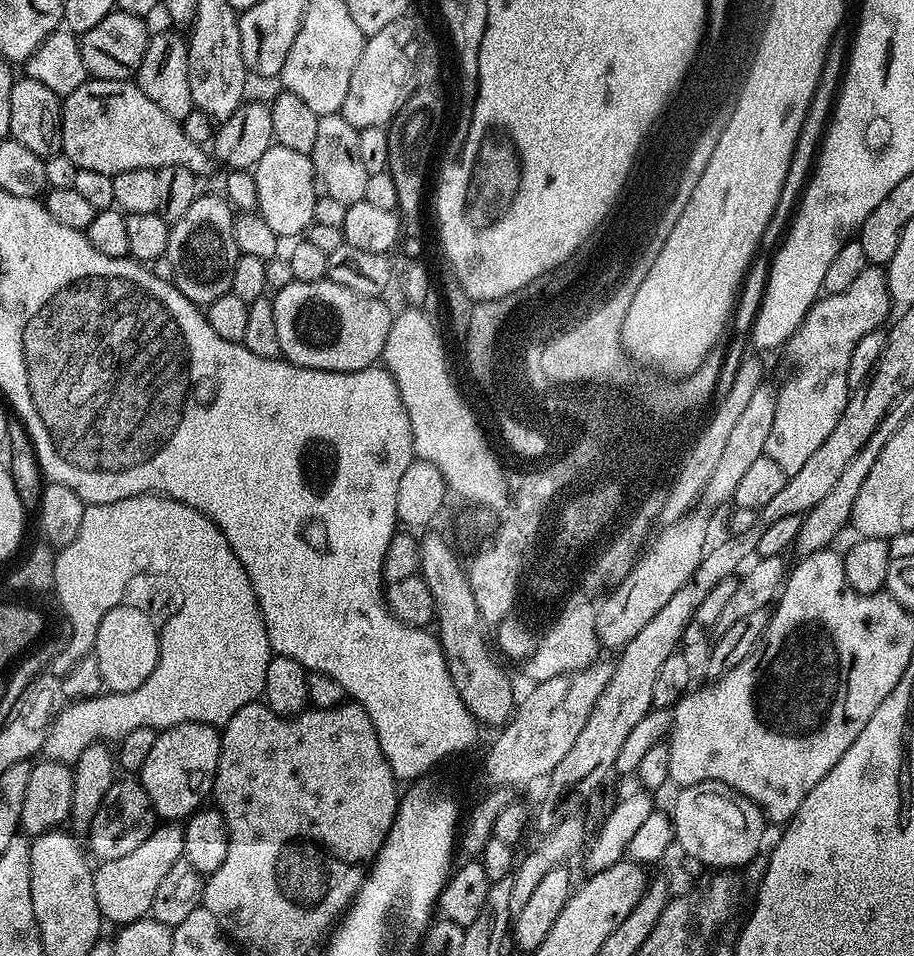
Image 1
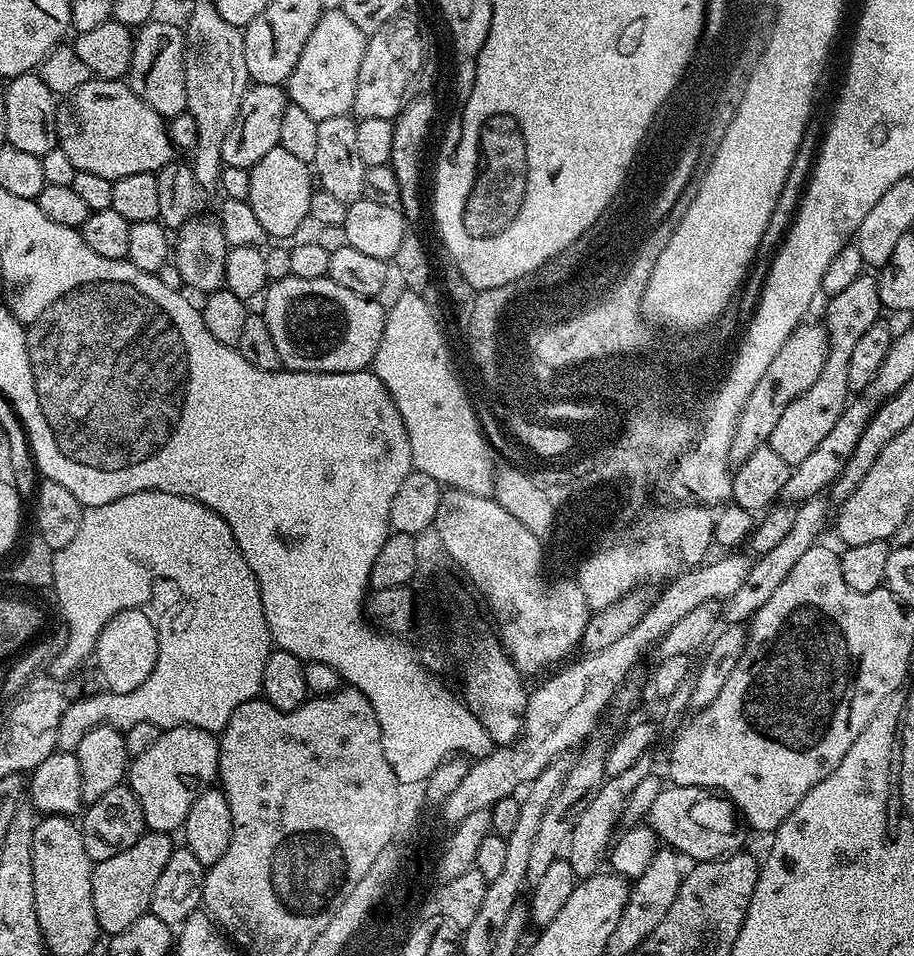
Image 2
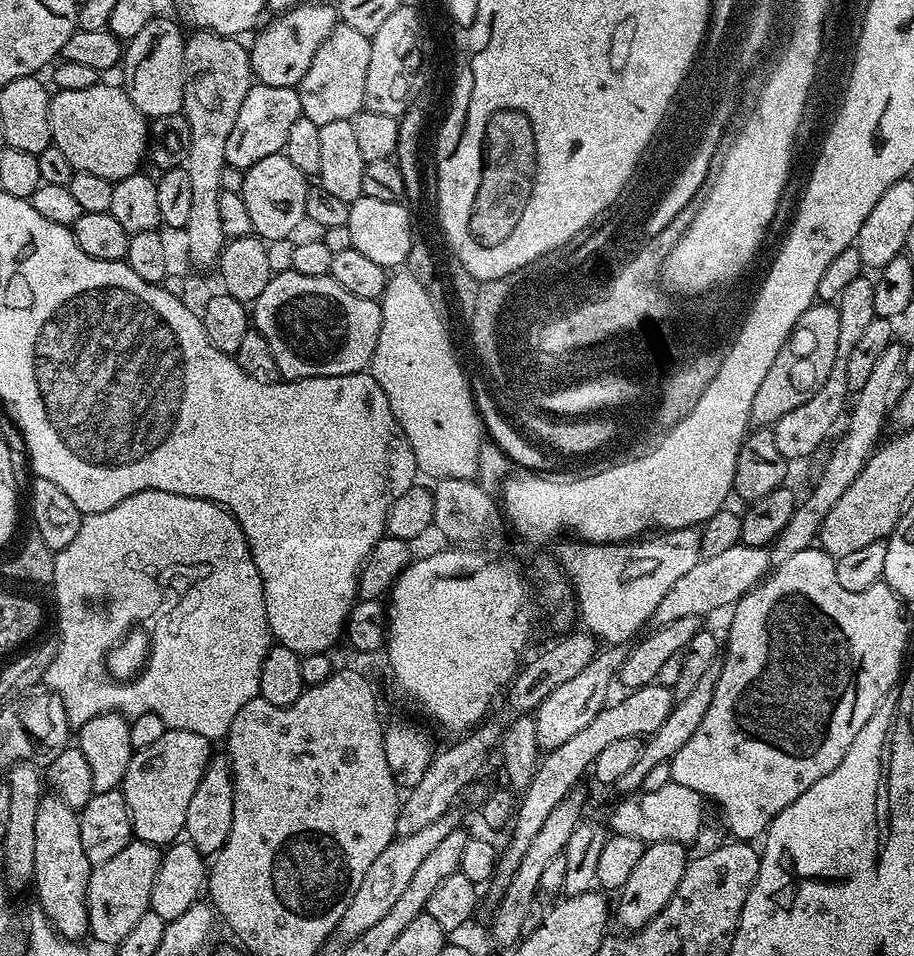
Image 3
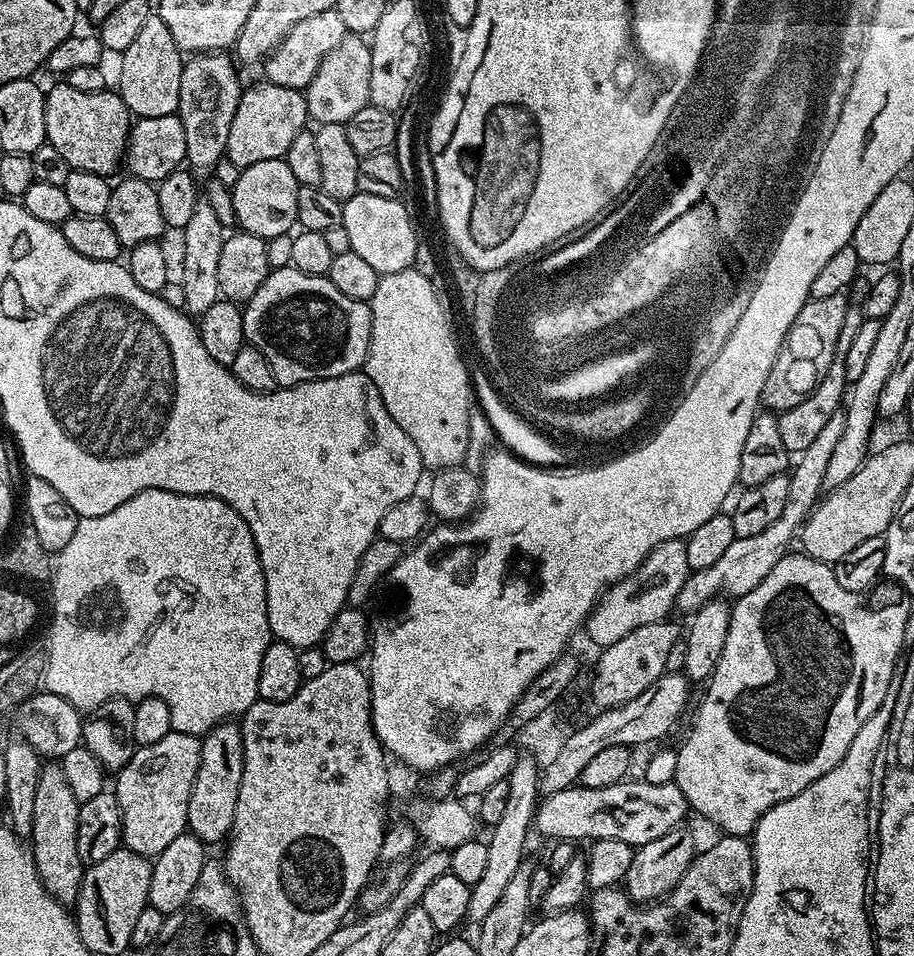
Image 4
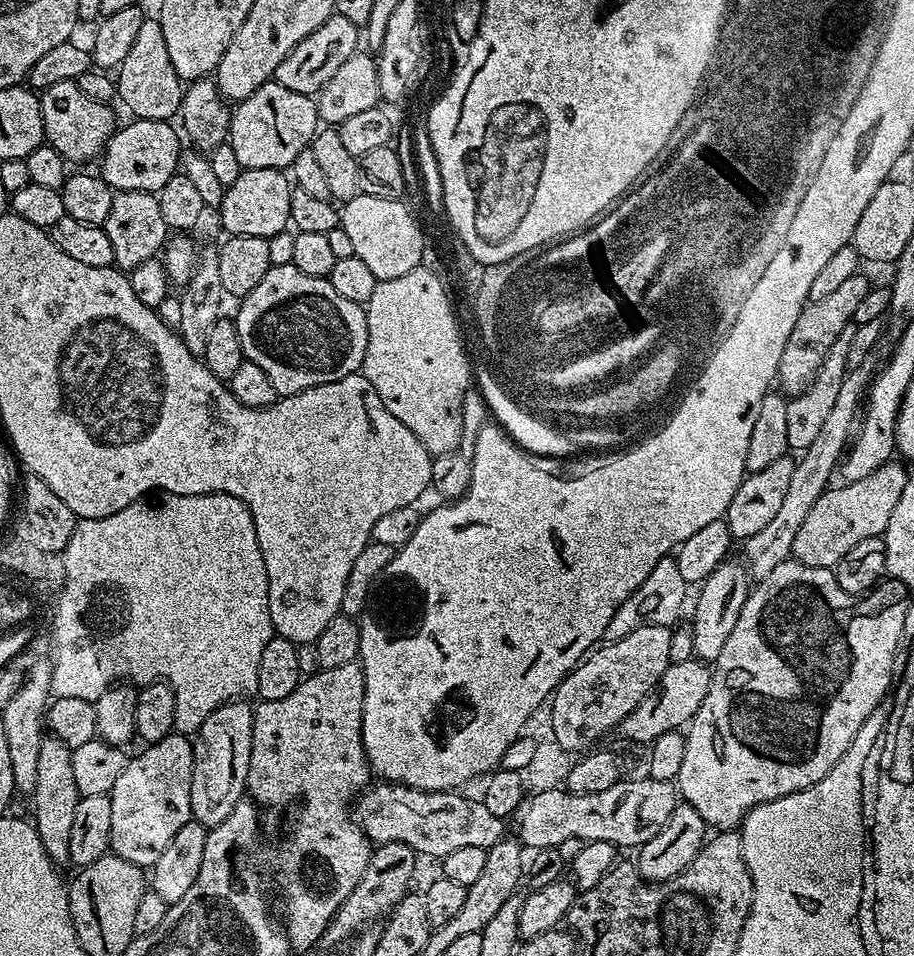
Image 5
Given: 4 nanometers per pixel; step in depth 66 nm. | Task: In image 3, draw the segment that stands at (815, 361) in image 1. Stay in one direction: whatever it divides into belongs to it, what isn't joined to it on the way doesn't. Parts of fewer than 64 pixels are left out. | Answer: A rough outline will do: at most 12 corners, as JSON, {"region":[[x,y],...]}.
{"region":[[862,274],[838,301],[830,378],[772,428],[778,454],[808,456],[846,412],[846,358],[870,322],[874,280]]}

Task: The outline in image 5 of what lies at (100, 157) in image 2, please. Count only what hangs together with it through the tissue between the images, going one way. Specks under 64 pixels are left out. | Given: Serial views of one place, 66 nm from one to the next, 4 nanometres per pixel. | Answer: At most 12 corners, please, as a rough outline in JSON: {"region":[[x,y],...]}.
{"region":[[76,80],[39,97],[46,143],[95,161],[118,127],[113,105]]}

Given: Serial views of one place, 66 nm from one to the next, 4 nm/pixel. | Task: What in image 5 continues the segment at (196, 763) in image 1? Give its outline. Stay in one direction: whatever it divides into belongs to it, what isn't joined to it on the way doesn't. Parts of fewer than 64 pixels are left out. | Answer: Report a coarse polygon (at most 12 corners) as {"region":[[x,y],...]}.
{"region":[[192,740],[149,744],[110,793],[115,855],[148,870],[192,819]]}

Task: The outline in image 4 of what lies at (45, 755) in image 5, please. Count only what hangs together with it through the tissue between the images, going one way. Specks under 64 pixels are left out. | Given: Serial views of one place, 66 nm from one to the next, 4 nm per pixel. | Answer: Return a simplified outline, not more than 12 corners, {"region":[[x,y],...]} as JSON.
{"region":[[59,763],[40,770],[30,847],[41,882],[75,905],[86,867]]}

